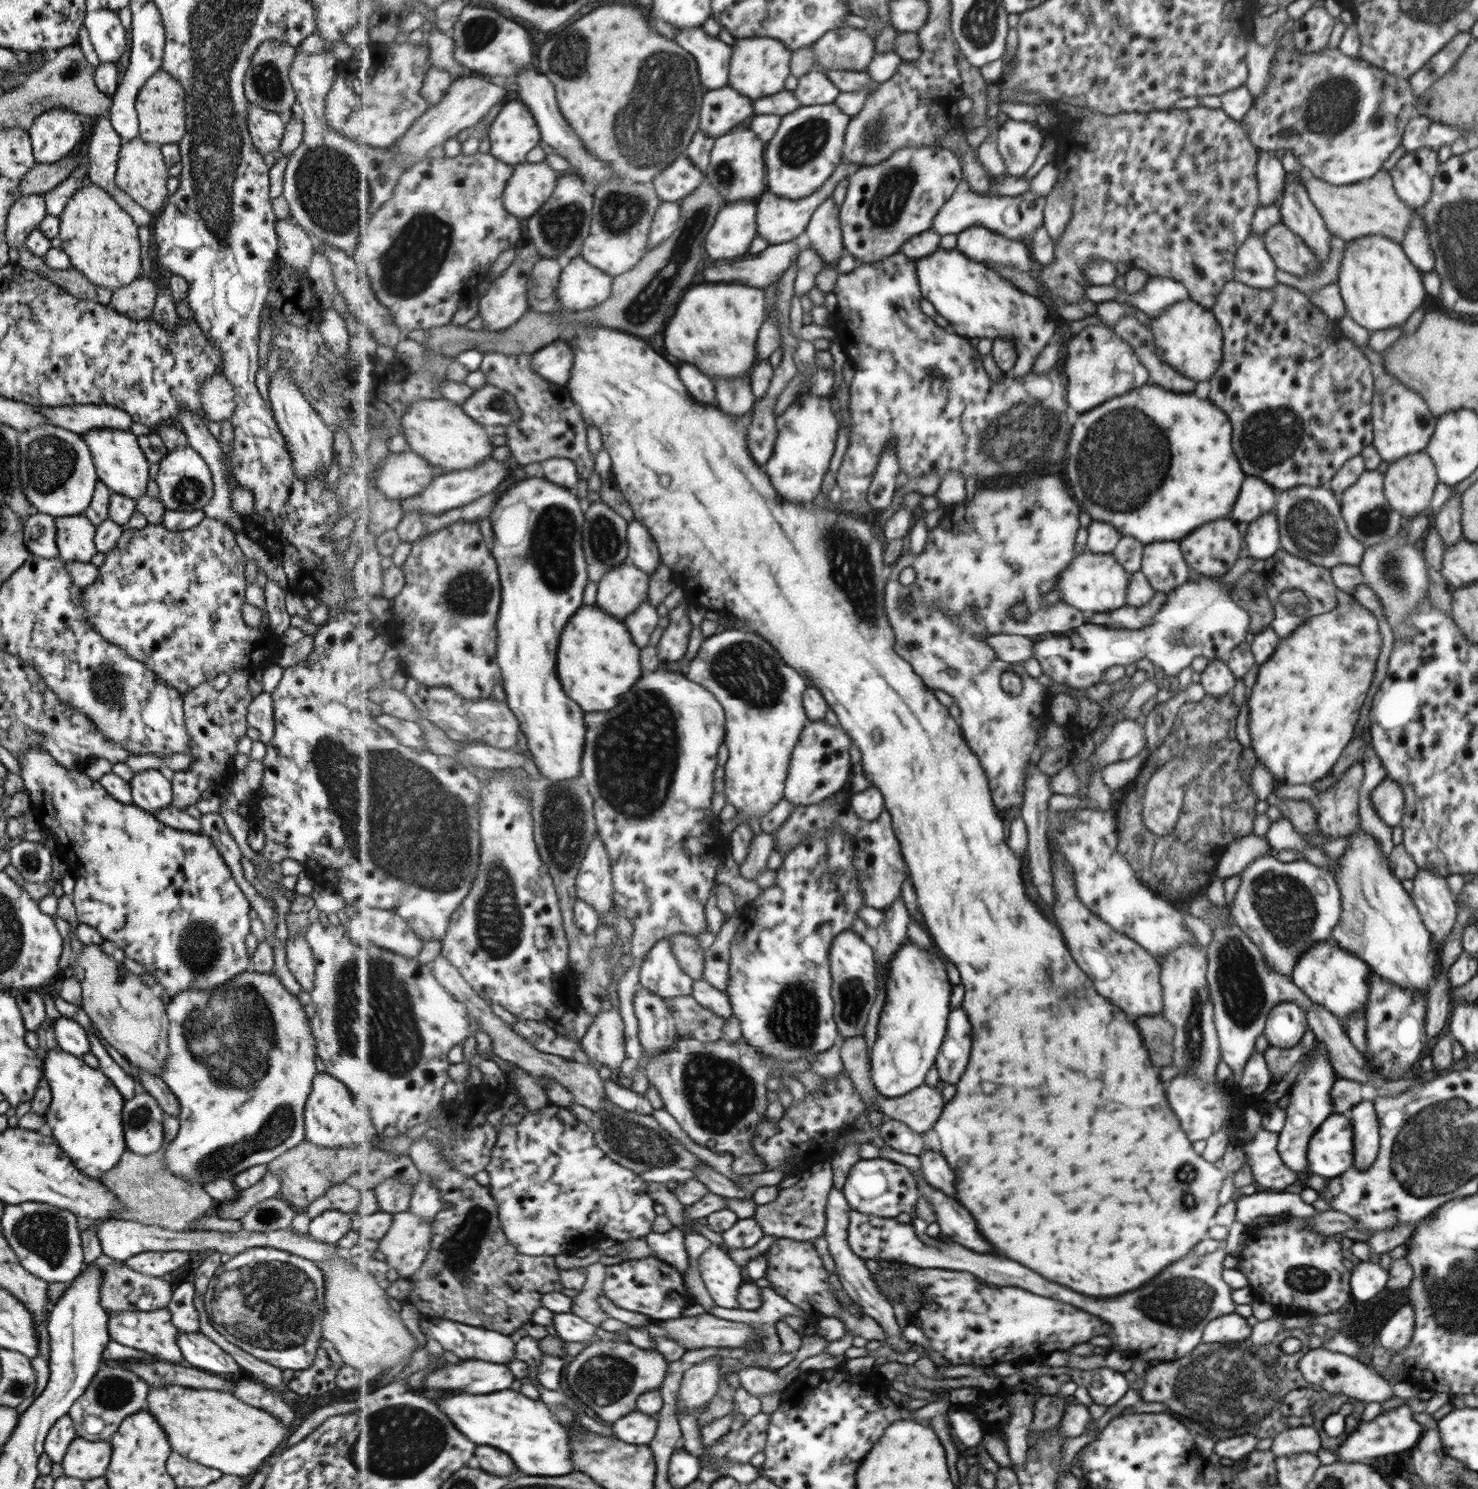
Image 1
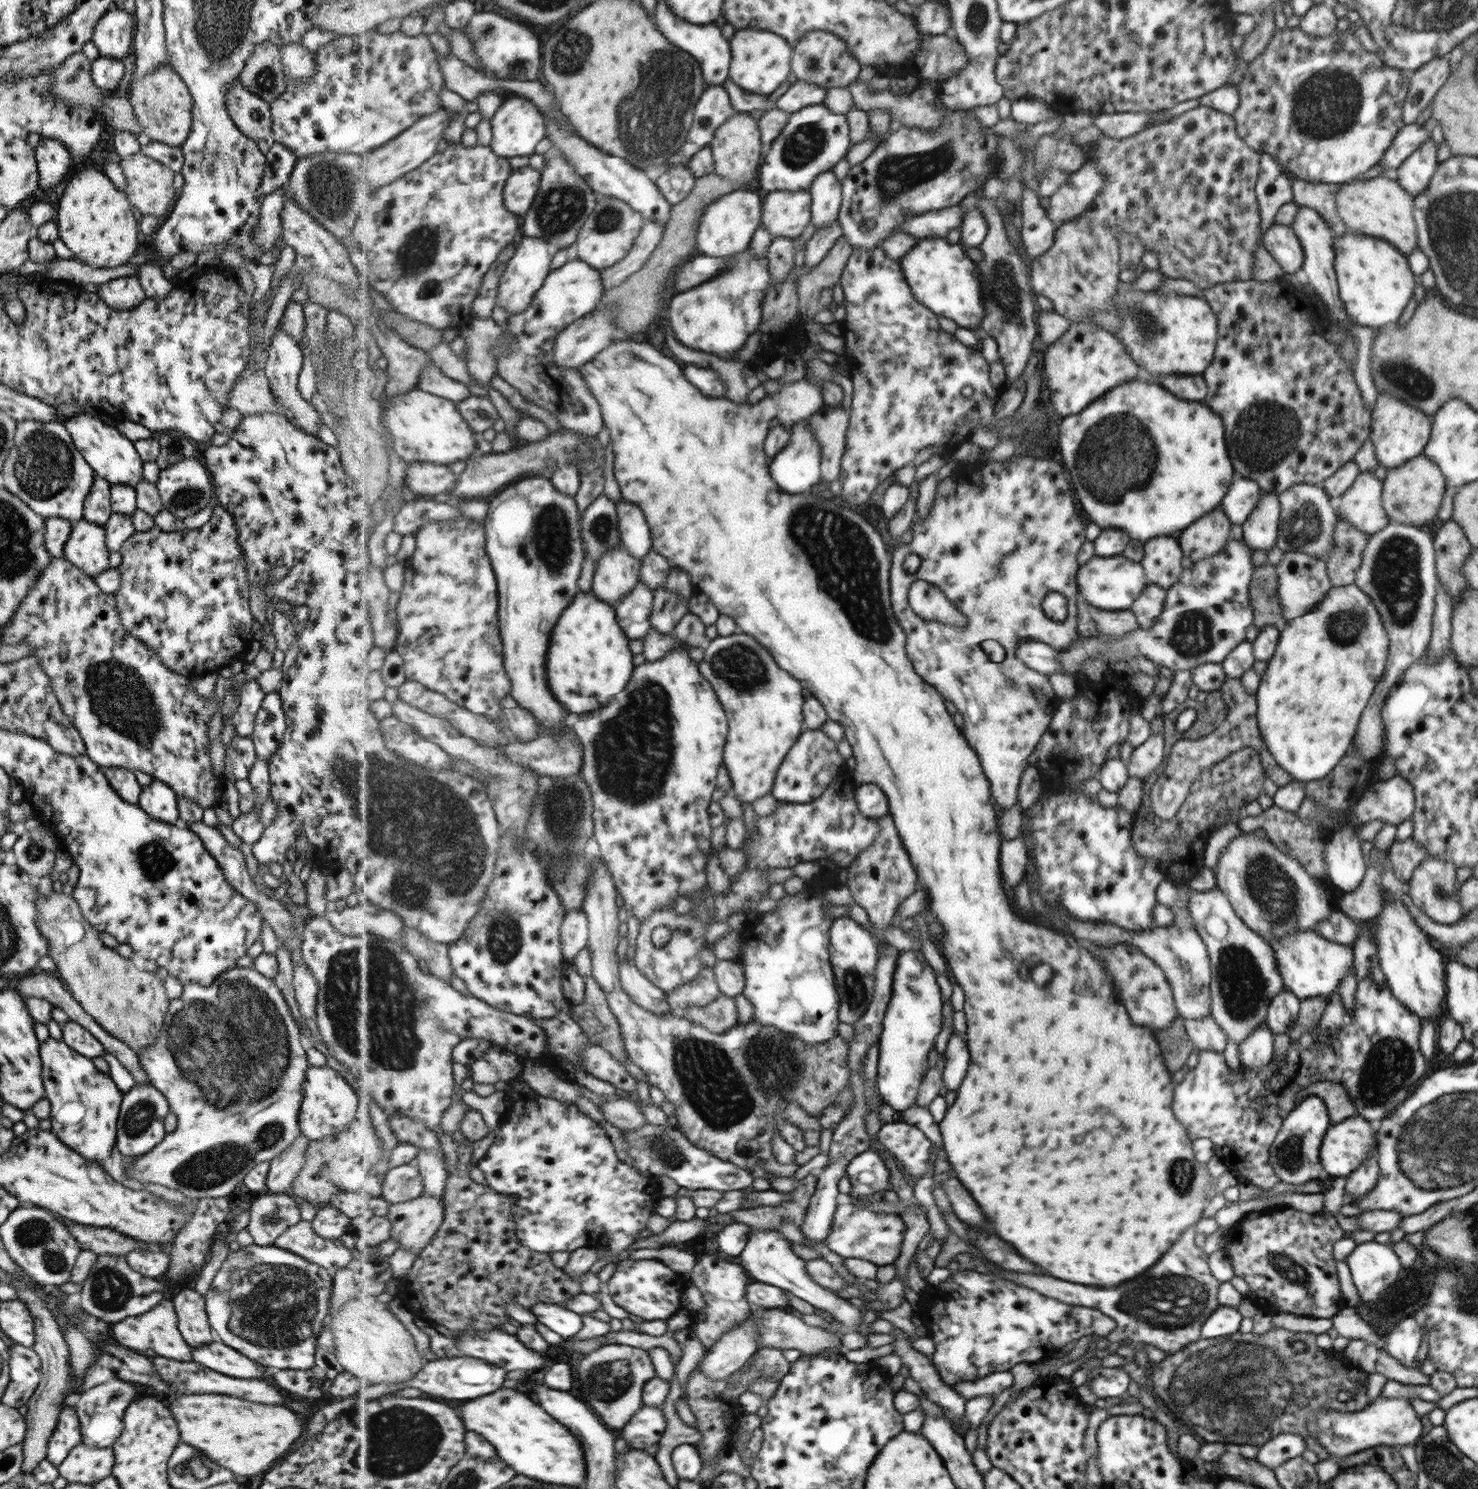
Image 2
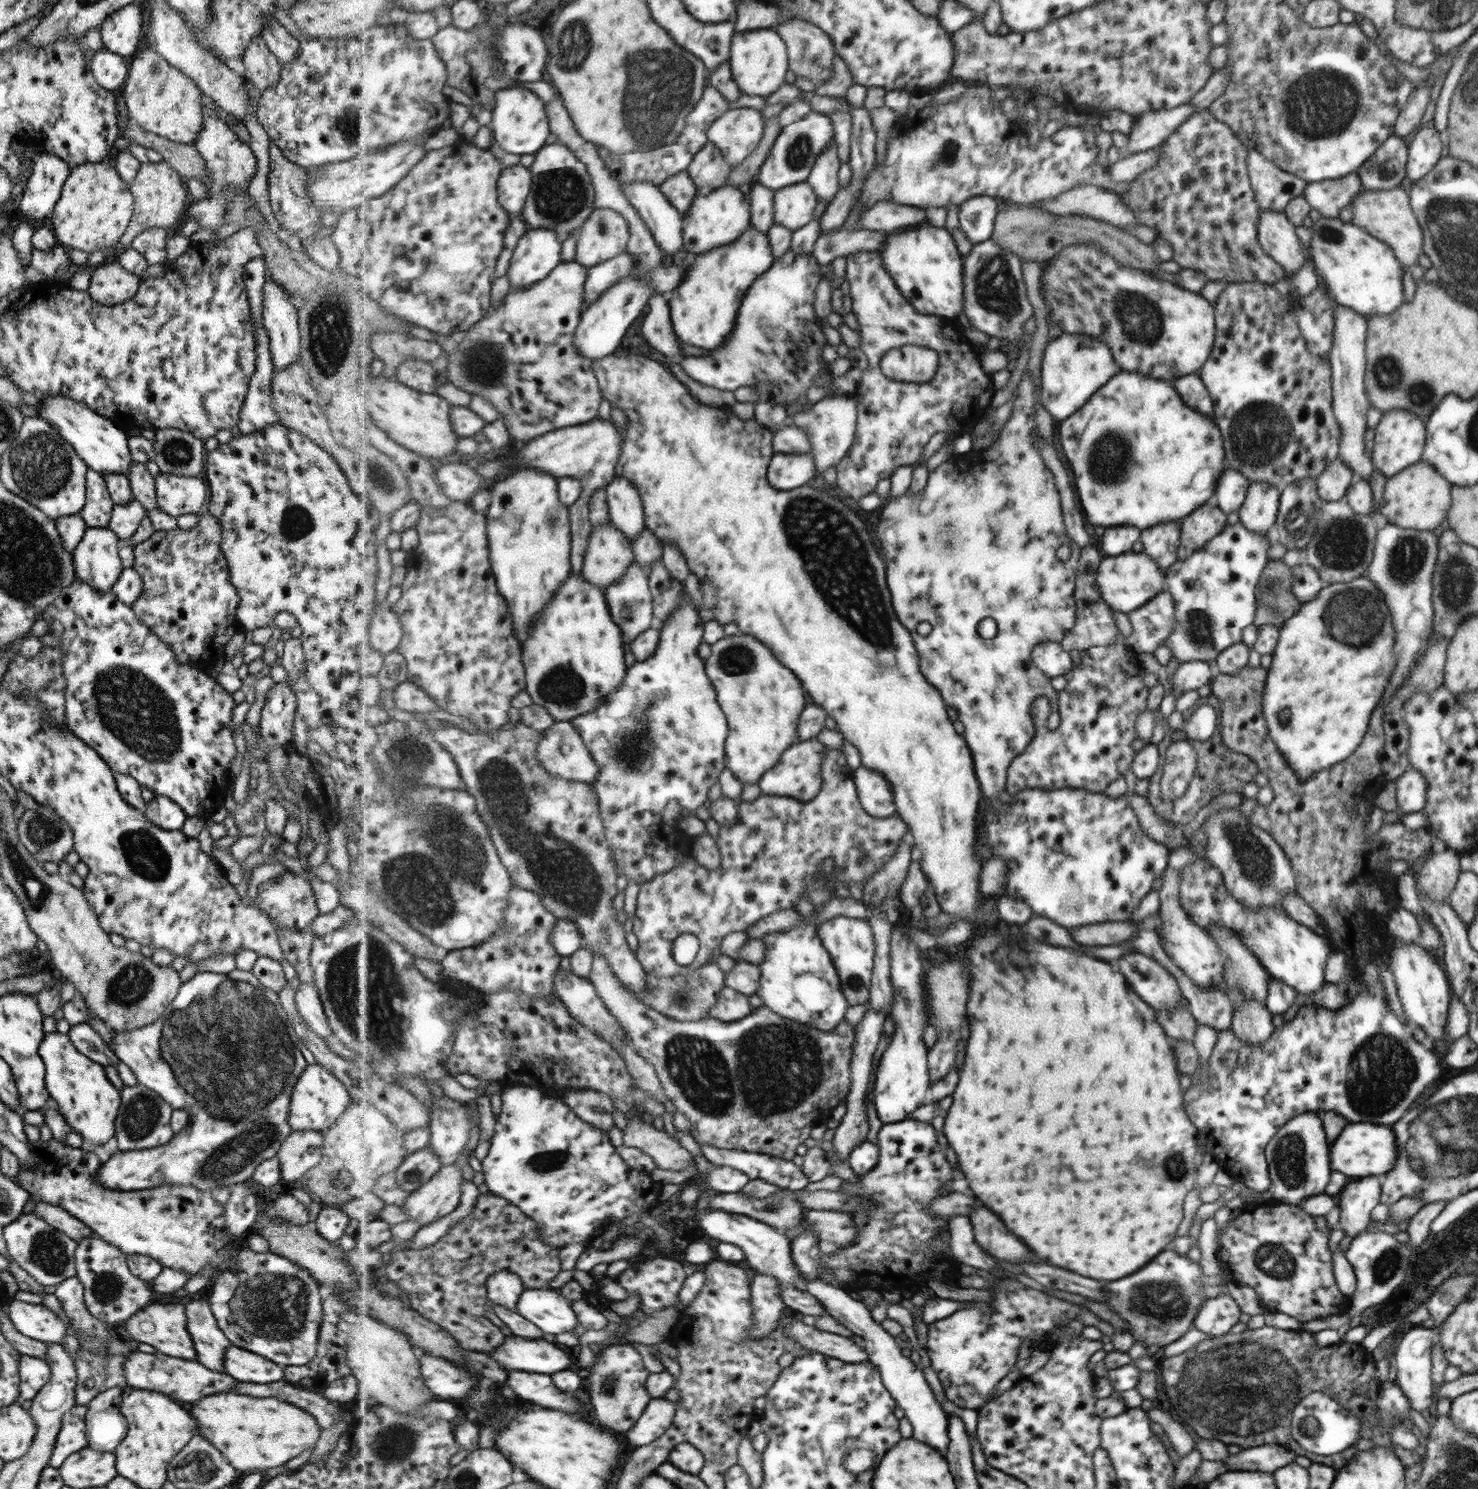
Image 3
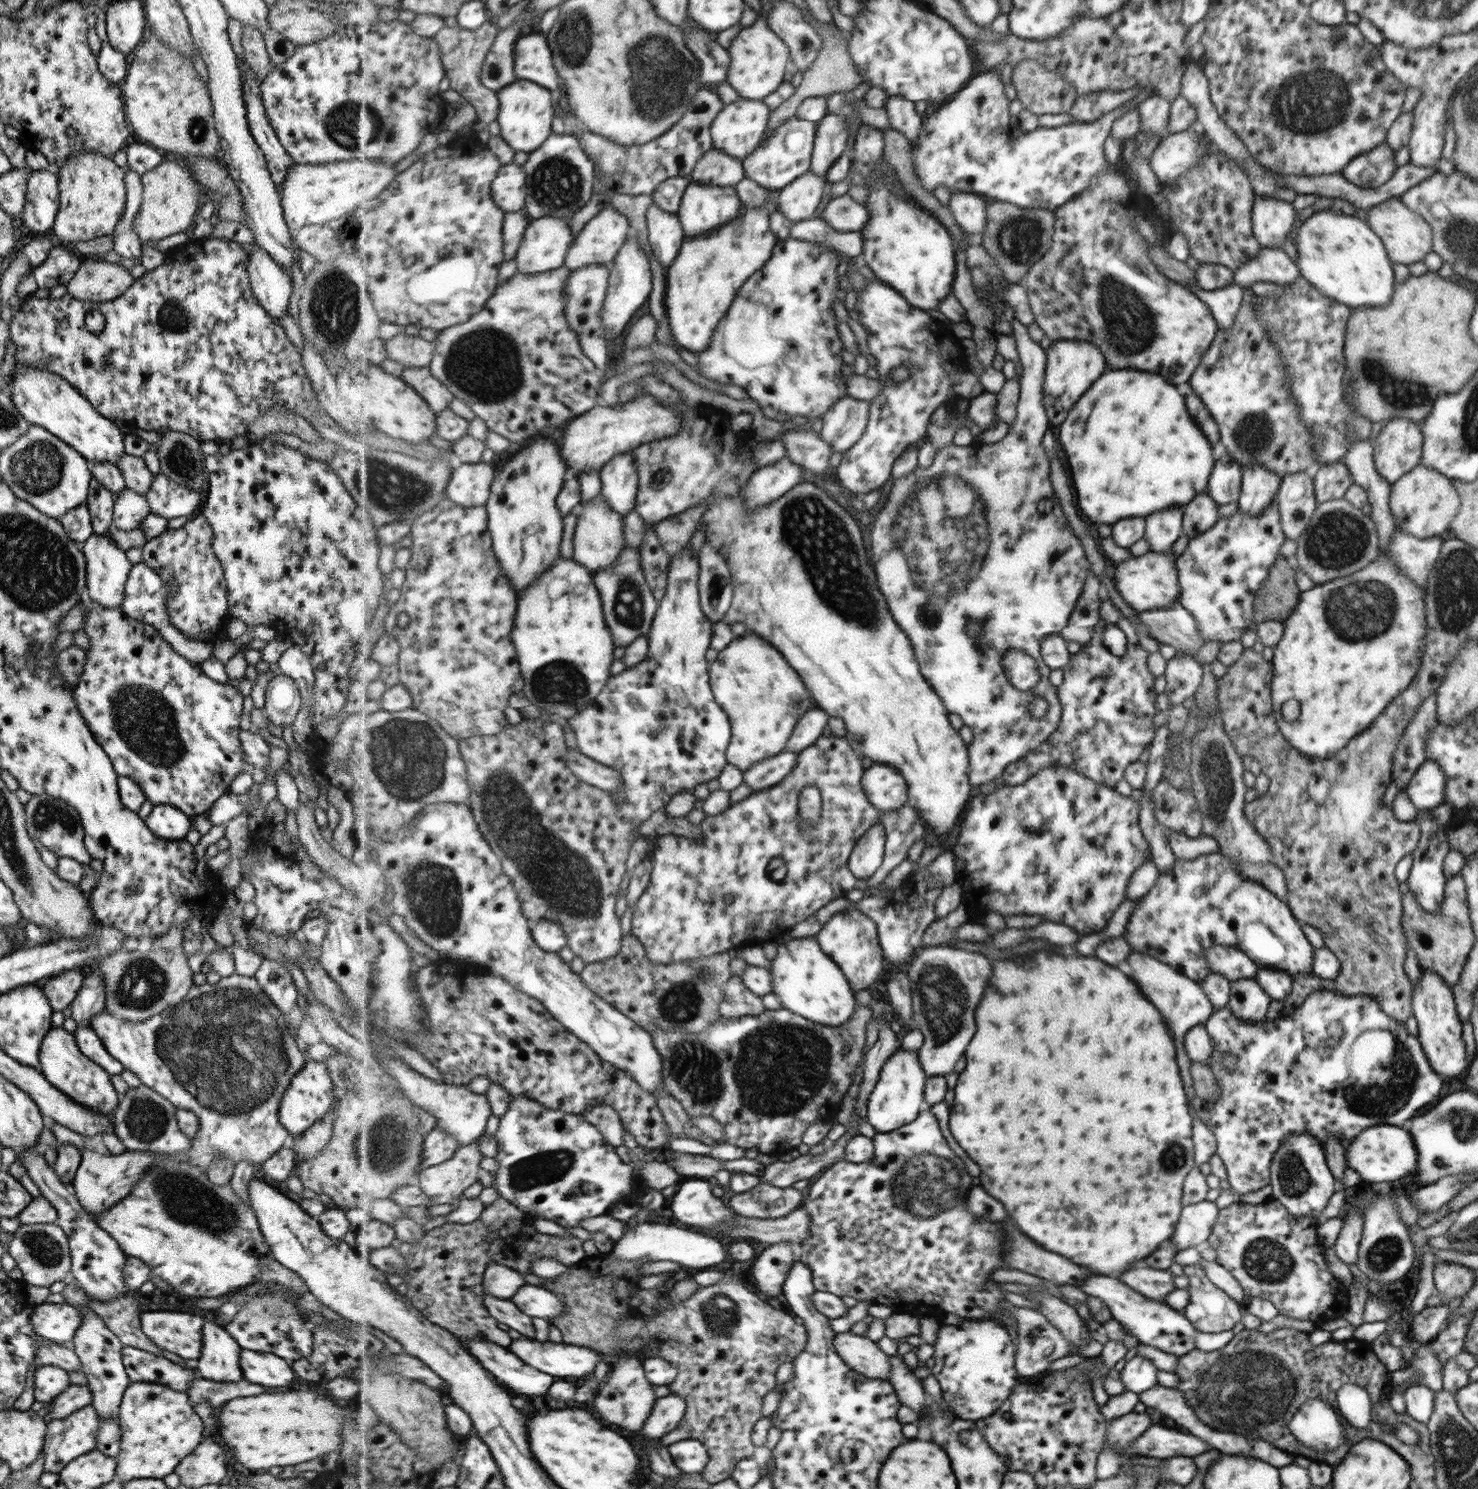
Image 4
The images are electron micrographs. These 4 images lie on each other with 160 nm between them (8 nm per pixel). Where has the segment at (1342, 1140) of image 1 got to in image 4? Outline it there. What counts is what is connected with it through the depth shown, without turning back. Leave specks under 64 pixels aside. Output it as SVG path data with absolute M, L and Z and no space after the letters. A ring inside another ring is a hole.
M1375 1125L1363 1129L1346 1147L1346 1166L1360 1176L1361 1183L1393 1182L1414 1175L1417 1148L1406 1126Z

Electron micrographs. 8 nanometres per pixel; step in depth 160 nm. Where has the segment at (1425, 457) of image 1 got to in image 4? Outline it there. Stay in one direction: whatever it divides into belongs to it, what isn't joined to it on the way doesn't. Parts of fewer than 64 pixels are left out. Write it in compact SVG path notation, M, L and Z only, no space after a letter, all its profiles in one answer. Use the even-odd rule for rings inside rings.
M1422 464L1415 465L1409 473L1390 484L1389 507L1395 526L1415 538L1443 537L1460 504L1458 490L1451 486L1446 475Z

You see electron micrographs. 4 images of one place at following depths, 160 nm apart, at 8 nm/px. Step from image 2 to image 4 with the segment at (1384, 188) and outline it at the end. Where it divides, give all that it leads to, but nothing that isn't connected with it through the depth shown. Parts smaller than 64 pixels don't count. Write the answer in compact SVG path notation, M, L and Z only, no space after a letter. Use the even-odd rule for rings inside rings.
M1391 197L1375 206L1367 209L1366 221L1369 227L1386 244L1387 254L1390 255L1391 262L1395 264L1408 265L1414 262L1423 261L1427 252L1433 250L1433 238L1429 223L1399 201L1398 197Z

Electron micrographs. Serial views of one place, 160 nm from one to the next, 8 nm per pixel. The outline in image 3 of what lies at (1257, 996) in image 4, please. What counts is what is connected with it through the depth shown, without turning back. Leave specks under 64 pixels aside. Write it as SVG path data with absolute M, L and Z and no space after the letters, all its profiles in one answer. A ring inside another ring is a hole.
M1248 1000L1233 1010L1230 1030L1243 1043L1249 1046L1264 1044L1274 1032L1271 1012L1264 1004Z

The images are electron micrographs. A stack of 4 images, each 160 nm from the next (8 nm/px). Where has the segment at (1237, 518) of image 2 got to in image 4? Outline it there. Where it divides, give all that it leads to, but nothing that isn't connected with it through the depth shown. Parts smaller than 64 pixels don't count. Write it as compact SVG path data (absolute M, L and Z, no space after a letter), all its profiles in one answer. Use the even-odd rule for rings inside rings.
M1224 453L1215 461L1210 478L1207 480L1205 494L1219 503L1219 506L1223 506L1238 501L1241 485L1241 466L1230 458L1229 454Z

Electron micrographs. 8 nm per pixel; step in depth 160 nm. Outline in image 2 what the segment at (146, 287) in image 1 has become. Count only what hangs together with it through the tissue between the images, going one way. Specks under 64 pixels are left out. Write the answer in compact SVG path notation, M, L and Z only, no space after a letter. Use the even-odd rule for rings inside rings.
M135 276L112 278L99 284L98 288L97 296L113 310L131 310L146 297Z

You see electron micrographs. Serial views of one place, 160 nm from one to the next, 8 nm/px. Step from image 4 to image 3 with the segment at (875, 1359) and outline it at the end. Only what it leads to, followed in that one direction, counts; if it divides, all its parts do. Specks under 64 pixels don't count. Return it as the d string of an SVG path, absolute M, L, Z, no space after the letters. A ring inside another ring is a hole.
M793 1318L787 1333L795 1343L813 1353L821 1353L855 1365L867 1364L870 1360L867 1350L860 1345L857 1346L851 1338L823 1332L797 1318Z

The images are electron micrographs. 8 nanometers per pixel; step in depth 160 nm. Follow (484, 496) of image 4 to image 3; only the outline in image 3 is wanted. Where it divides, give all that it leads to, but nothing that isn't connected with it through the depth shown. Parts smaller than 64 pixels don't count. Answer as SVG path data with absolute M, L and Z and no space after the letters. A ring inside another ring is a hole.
M448 463L438 468L439 487L454 502L469 502L481 488L484 480L475 468L465 463Z

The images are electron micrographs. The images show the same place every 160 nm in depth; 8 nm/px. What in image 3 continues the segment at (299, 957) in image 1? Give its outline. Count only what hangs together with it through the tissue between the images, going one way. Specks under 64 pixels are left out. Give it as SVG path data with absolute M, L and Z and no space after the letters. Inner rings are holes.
M299 983L294 992L295 1008L309 1030L327 1041L334 1040L324 1015L318 990L311 983Z

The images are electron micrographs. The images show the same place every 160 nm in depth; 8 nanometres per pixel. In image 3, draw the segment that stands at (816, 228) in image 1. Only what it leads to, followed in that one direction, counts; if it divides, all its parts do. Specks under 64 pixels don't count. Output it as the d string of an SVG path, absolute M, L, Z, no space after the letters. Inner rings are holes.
M834 142L833 145L818 158L807 180L818 194L818 199L825 200L826 204L833 201L842 189L839 180L842 162L838 156L839 145Z

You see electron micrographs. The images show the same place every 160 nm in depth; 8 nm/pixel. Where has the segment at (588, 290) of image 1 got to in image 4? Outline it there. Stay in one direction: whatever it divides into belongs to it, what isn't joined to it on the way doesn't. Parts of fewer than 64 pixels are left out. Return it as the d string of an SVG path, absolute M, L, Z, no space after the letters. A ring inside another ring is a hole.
M565 265L555 270L537 274L523 274L518 272L513 278L499 285L494 292L494 296L487 301L486 308L474 314L471 320L463 324L439 331L439 335L435 339L435 357L428 364L432 374L435 378L441 380L445 386L449 387L455 397L462 398L463 401L470 404L476 416L479 416L481 420L485 420L485 424L490 431L497 432L497 434L505 436L510 441L525 443L525 440L543 434L547 428L555 428L561 431L571 421L575 421L581 415L589 413L598 404L602 403L600 396L603 388L603 385L601 385L602 372L597 369L591 358L588 358L583 352L582 342L580 341L578 332L570 326L567 318L564 290L566 290L571 273L572 270Z

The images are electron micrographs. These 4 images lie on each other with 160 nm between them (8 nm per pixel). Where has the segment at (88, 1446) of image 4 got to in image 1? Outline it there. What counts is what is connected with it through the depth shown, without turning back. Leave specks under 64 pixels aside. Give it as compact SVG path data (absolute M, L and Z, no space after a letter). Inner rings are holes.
M63 1415L55 1421L45 1436L42 1446L43 1453L52 1463L60 1463L65 1452L67 1452L67 1446L76 1437L71 1419L67 1415Z

